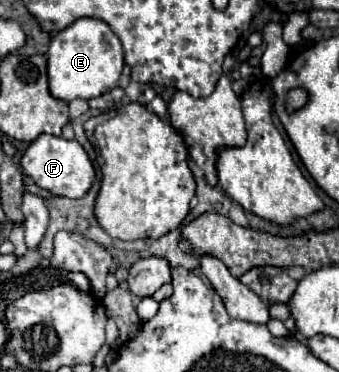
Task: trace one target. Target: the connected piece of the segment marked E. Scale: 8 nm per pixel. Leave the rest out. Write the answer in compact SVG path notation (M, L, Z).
M81 17L63 31L59 31L47 51L47 71L49 71L49 91L53 97L71 99L91 99L99 97L117 87L123 71L123 47L119 37L101 19Z

